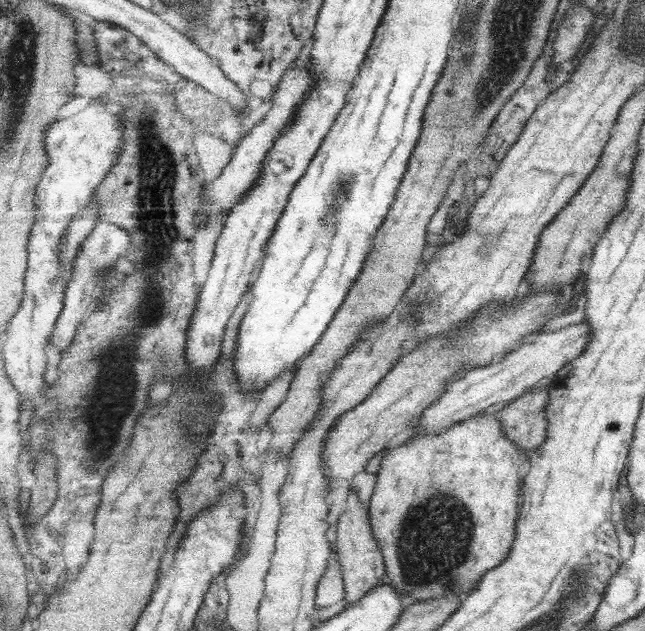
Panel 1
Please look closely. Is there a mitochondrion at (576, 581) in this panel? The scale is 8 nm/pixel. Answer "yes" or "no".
yes

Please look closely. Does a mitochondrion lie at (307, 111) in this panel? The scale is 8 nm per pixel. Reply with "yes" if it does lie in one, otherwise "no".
no

